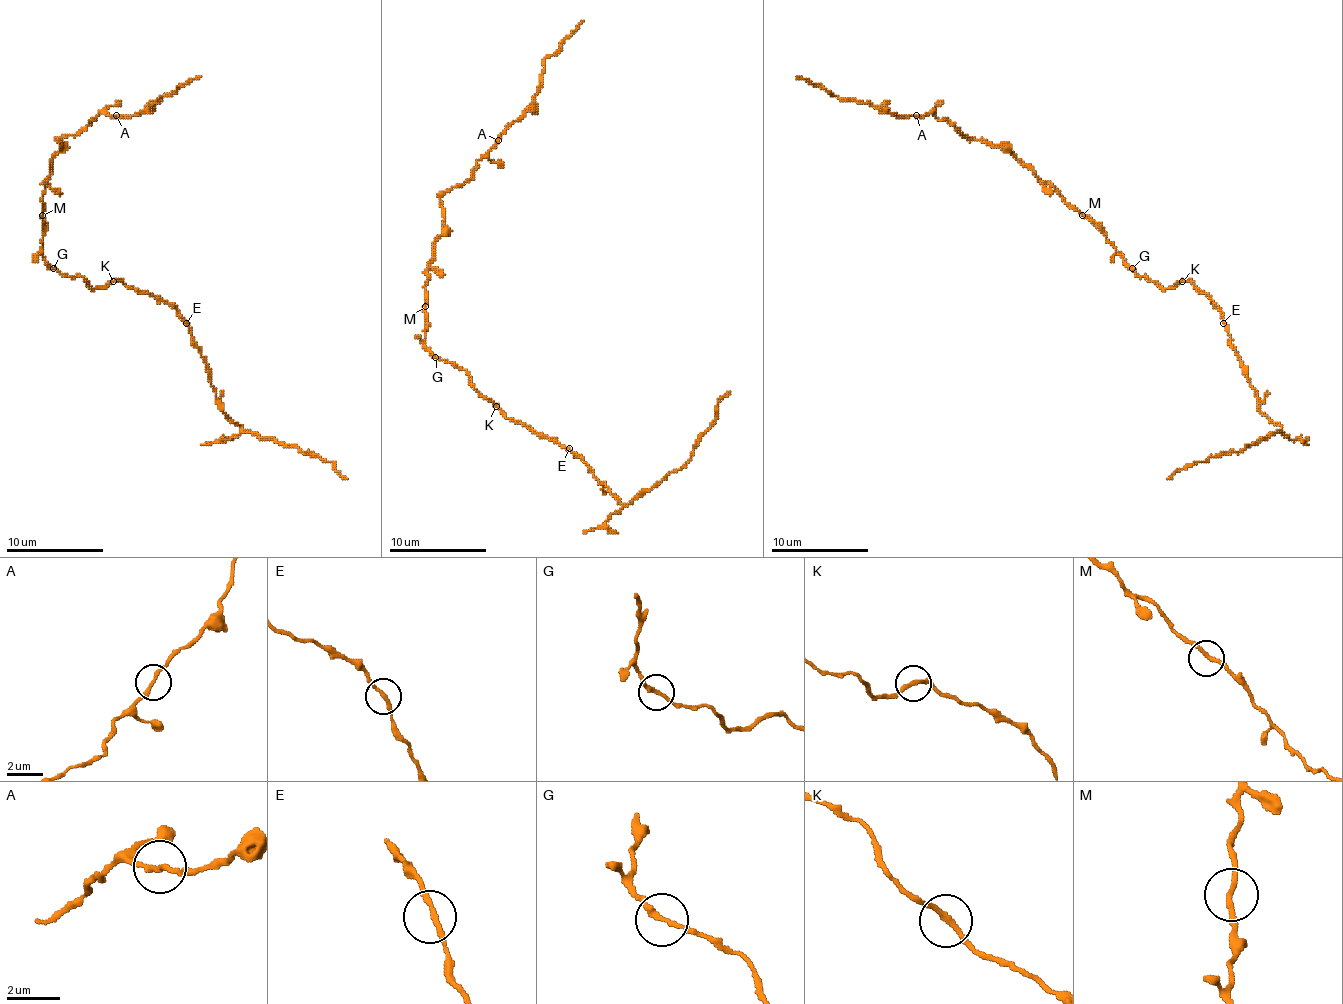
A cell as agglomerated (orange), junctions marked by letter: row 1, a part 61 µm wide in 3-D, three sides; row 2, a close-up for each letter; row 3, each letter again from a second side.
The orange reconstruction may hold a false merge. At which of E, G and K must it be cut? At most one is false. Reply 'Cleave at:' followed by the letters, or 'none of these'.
Cleave at: none of these

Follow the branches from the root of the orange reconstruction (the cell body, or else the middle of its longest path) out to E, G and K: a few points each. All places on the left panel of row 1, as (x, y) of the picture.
E: (69, 276), (82, 276), (94, 288), (106, 288), (113, 281), (121, 281), (169, 303), (186, 323)
G: (69, 276), (52, 269)
K: (69, 276), (82, 276), (94, 288), (106, 288), (113, 281)

